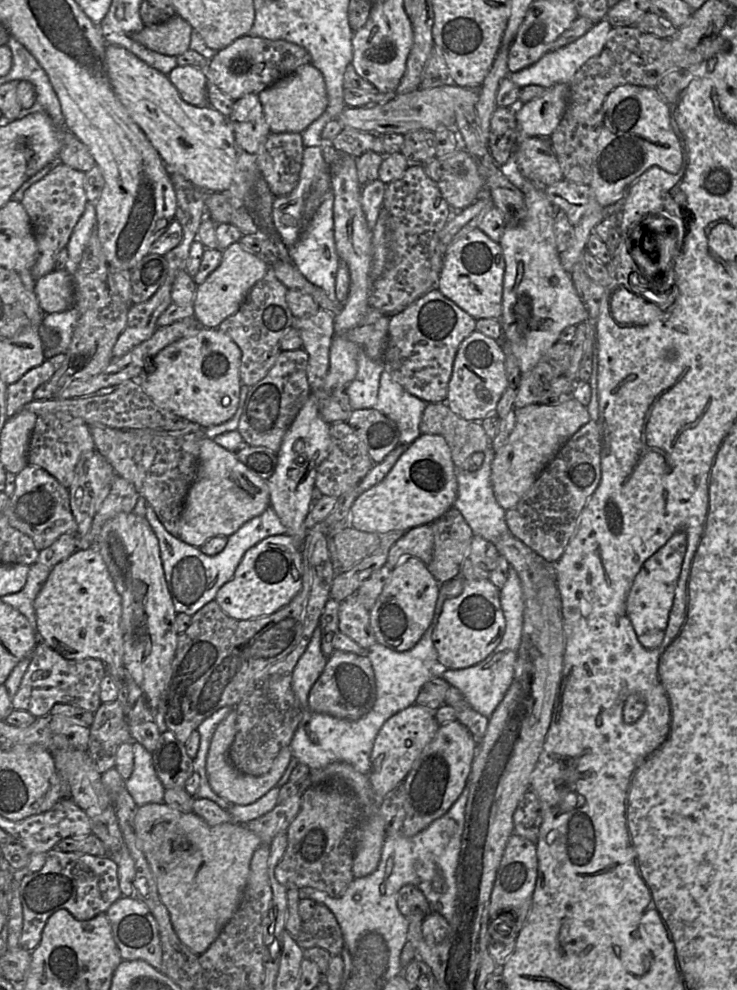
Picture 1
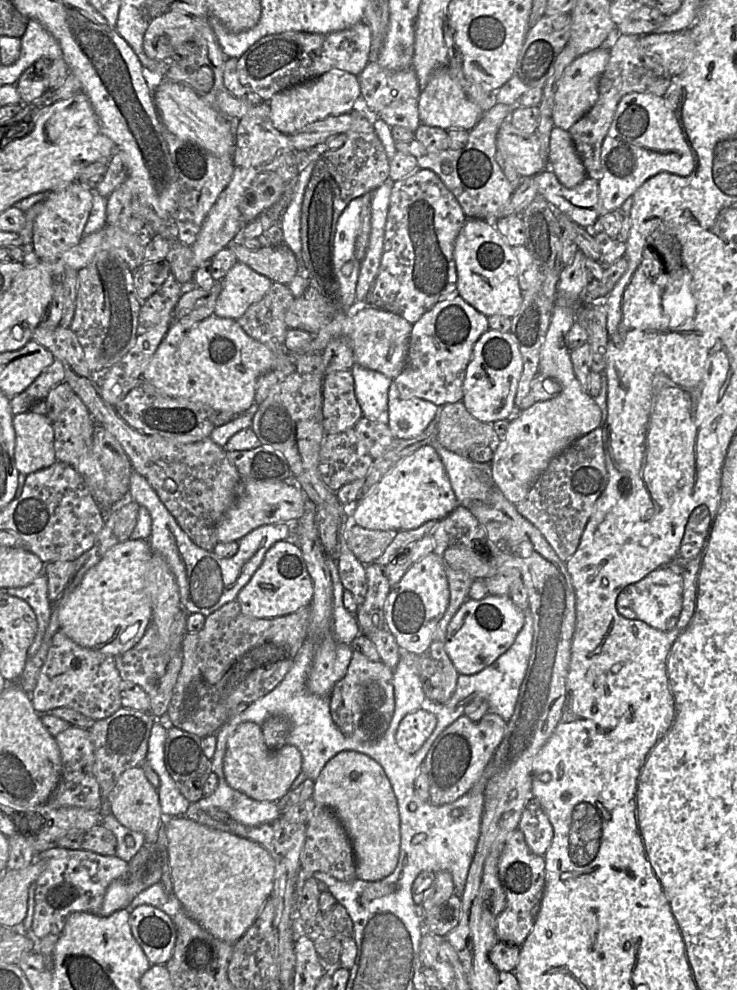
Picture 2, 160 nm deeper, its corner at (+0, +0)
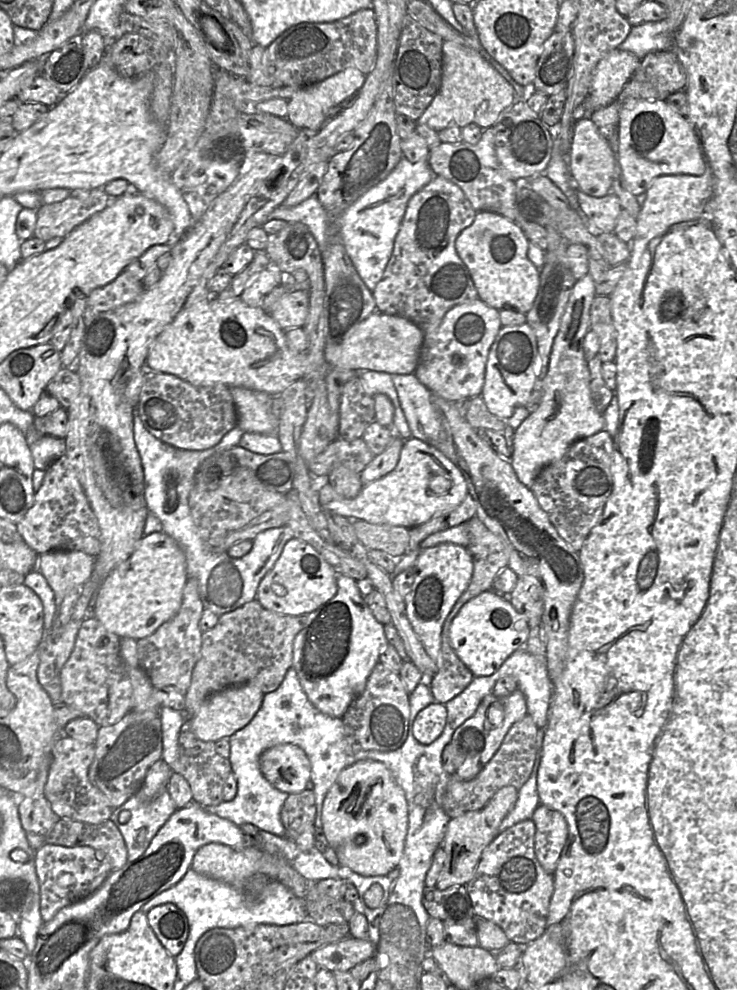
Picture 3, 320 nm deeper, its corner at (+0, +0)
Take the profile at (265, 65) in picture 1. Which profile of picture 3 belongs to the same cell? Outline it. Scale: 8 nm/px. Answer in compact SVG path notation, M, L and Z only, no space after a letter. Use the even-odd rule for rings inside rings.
M371 7L362 9L348 17L321 23L300 23L290 27L266 47L269 62L275 68L282 86L302 88L322 81L338 72L355 68L367 75L373 68L377 53L377 24Z

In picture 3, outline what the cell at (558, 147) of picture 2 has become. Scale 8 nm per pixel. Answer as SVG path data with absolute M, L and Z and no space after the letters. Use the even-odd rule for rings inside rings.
M582 118L574 123L567 165L572 181L582 193L595 198L612 193L612 183L617 165L616 154L589 118Z

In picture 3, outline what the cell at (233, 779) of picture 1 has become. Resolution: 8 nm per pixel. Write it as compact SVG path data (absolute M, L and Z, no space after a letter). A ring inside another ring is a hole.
M279 744L265 750L259 758L259 765L267 781L287 794L304 791L310 780L309 759L293 744Z

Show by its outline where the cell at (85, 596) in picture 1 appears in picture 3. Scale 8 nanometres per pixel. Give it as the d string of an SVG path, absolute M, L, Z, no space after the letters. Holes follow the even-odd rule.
M163 531L144 535L131 556L100 583L91 615L120 638L141 640L178 613L187 581L186 556L178 543Z

